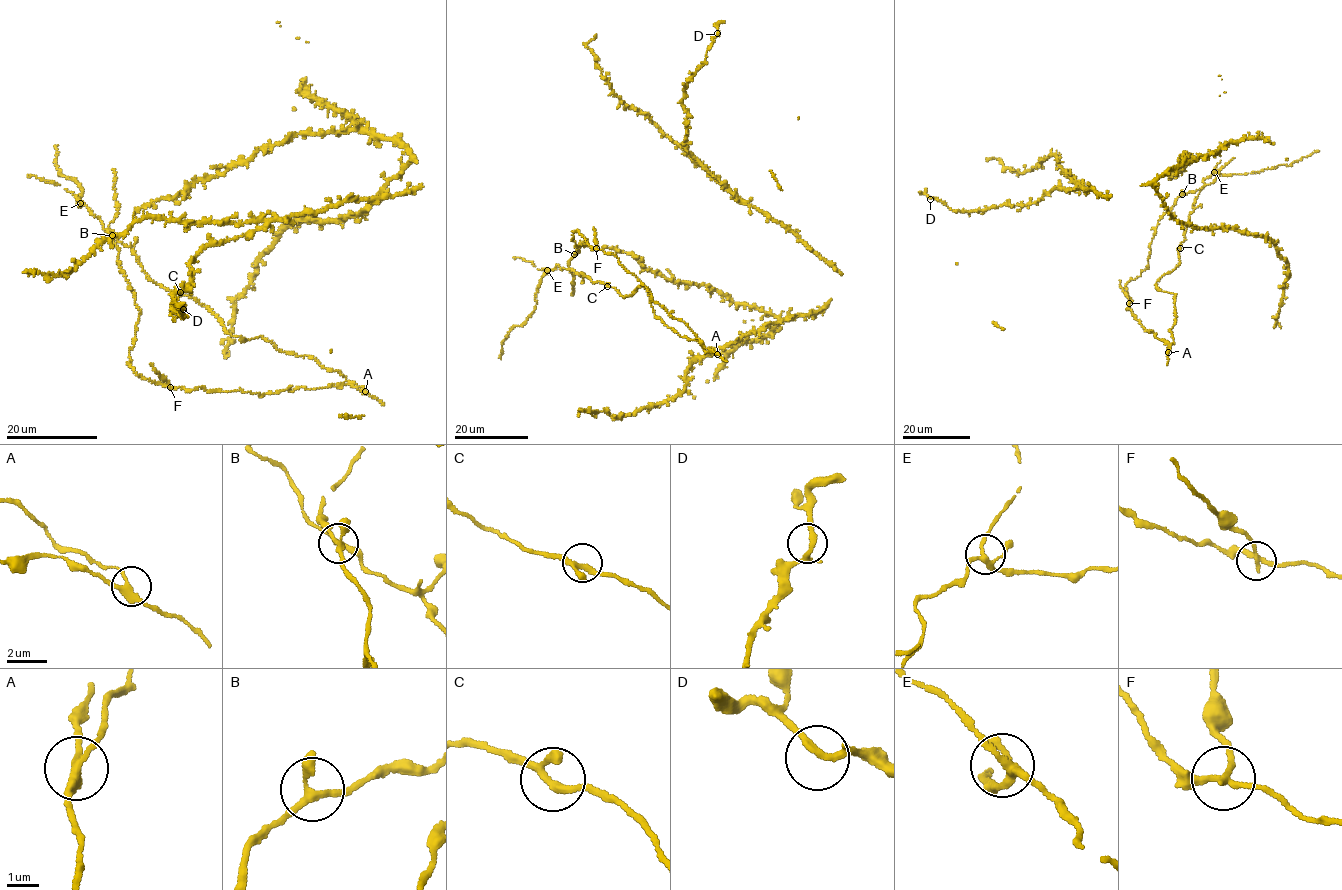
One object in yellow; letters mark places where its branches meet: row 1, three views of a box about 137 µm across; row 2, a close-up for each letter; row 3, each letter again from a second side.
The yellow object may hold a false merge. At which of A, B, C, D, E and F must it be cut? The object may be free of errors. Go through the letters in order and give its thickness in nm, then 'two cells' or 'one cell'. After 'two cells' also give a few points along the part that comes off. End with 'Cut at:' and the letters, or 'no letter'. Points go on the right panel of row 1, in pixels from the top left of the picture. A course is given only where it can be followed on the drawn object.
A: 240 nm | one cell
B: 200 nm | one cell
C: 220 nm | one cell
D: 190 nm | one cell
E: 200 nm | one cell
F: 190 nm | two cells | (1129, 304), (1119, 280)
Cut at: F

